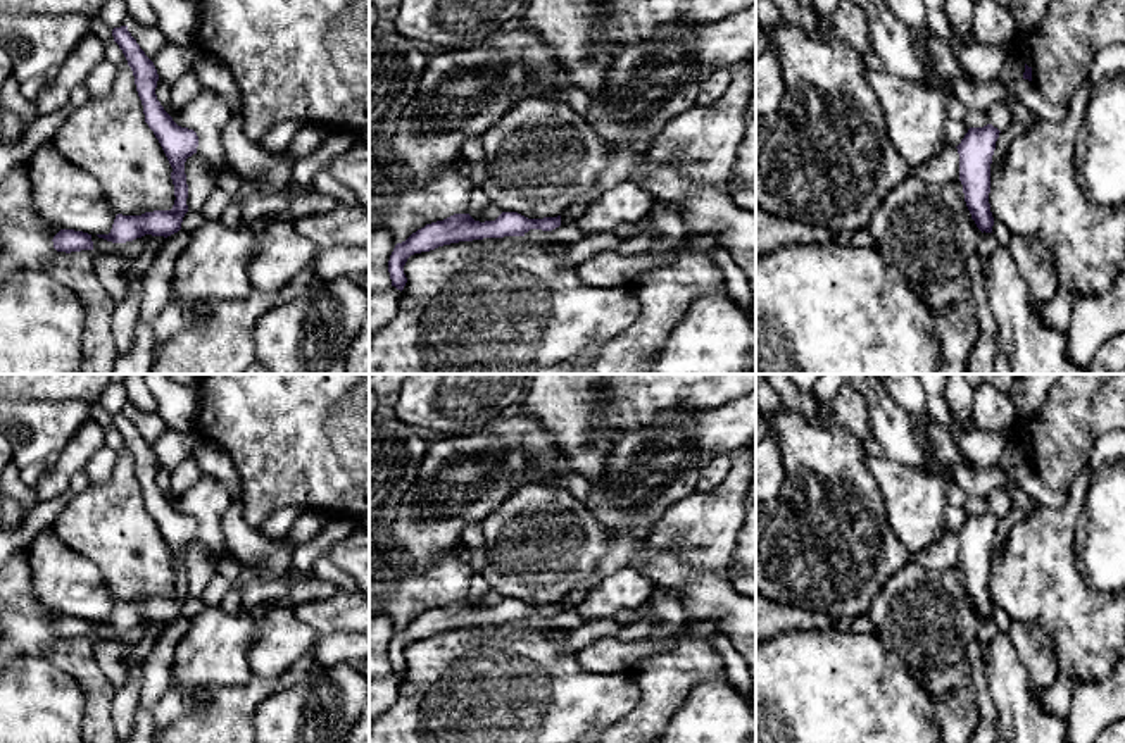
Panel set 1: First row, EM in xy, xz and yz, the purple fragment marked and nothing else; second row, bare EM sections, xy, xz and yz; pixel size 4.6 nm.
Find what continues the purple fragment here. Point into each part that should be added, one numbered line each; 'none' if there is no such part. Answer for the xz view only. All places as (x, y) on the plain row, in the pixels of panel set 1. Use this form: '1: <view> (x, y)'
none

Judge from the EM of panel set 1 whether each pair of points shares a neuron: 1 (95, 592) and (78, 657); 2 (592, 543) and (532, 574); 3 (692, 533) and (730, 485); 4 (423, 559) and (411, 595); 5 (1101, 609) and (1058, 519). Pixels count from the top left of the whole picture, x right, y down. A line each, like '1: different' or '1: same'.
1: different
2: same
3: same
4: different
5: same

